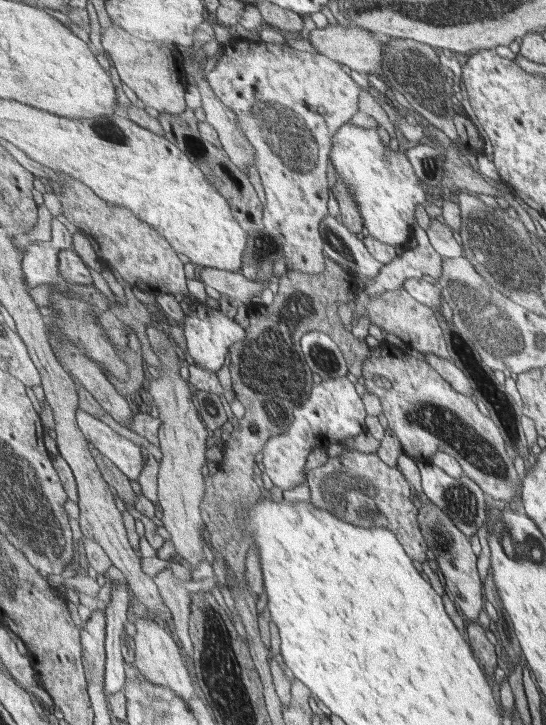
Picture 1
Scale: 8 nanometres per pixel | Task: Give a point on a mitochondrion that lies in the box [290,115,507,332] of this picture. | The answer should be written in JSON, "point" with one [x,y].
{"point":[335,242]}

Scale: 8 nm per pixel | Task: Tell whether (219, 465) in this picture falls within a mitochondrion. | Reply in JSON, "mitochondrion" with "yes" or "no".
{"mitochondrion":"no"}

